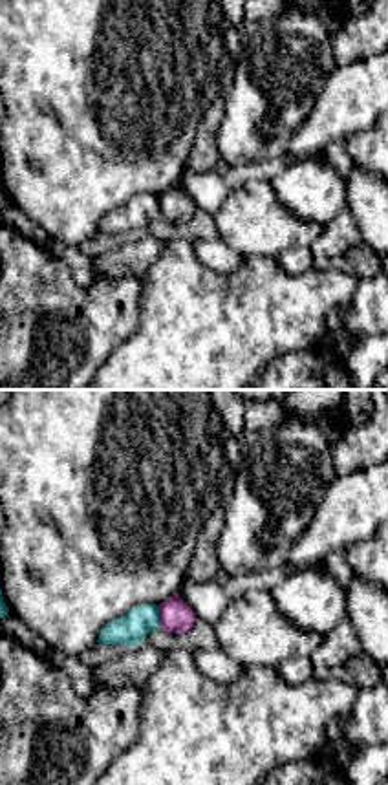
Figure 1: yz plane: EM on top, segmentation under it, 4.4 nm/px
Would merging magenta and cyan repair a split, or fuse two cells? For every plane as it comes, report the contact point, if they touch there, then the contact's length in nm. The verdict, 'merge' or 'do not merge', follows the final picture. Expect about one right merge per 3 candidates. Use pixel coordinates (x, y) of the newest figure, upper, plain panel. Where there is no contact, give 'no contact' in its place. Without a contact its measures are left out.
contact (160, 205); length 90 nm

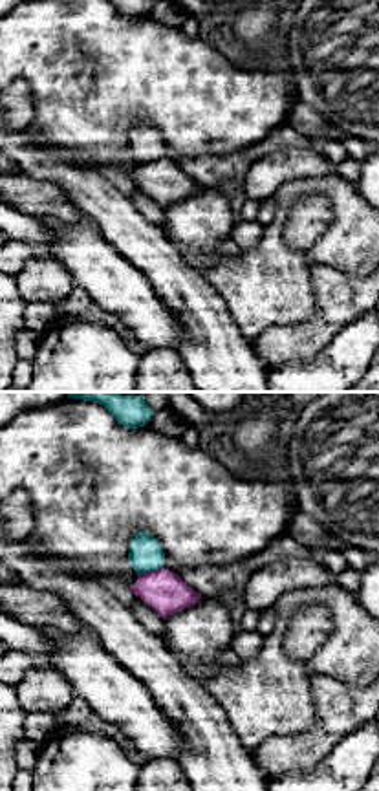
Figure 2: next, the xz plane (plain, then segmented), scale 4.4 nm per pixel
contact (149, 162); length 120 nm

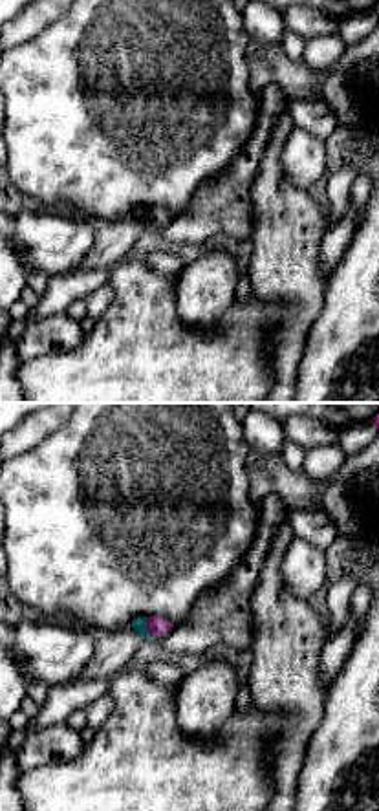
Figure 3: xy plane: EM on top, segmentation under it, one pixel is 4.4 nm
contact (147, 218); length 110 nm

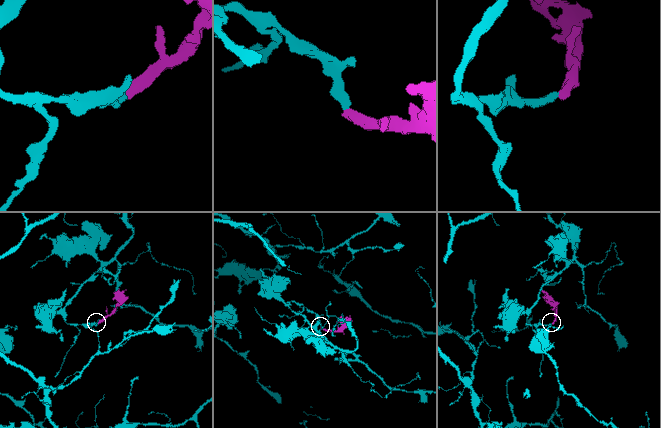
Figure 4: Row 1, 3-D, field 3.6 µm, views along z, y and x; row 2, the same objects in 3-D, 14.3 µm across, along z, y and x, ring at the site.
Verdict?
do not merge

